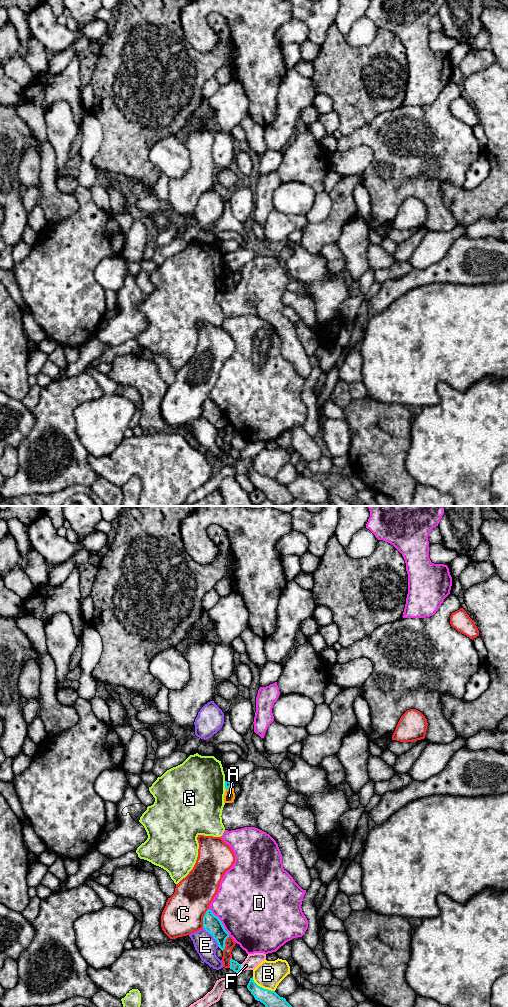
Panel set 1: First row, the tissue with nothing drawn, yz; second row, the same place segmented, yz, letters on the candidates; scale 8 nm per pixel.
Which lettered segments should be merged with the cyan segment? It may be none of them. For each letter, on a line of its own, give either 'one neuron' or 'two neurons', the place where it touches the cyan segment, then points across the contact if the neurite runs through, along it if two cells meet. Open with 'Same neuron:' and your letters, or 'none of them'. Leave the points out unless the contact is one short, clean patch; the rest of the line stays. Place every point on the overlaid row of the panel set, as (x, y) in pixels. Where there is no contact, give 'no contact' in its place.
Same neuron: none of them
A: two neurons | yz (229, 786) | along yz (232, 786), (226, 790)
B: two neurons | yz (261, 987) | along yz (252, 977), (258, 985), (274, 991)
C: two neurons | yz (203, 918)
D: two neurons | yz (221, 922)
E: two neurons | yz (213, 937) | along yz (203, 927), (219, 946)
F: two neurons | yz (240, 967)
G: two neurons | yz (225, 785) | along yz (224, 781), (226, 789)

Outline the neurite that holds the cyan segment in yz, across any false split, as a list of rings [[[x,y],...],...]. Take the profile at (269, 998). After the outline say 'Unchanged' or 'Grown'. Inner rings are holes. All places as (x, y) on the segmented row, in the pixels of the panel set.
[[[253,977],[250,978],[247,988],[255,1000],[263,1003],[265,1007],[292,1007],[285,998],[280,997],[275,991],[258,986],[254,982]]]. Unchanged

